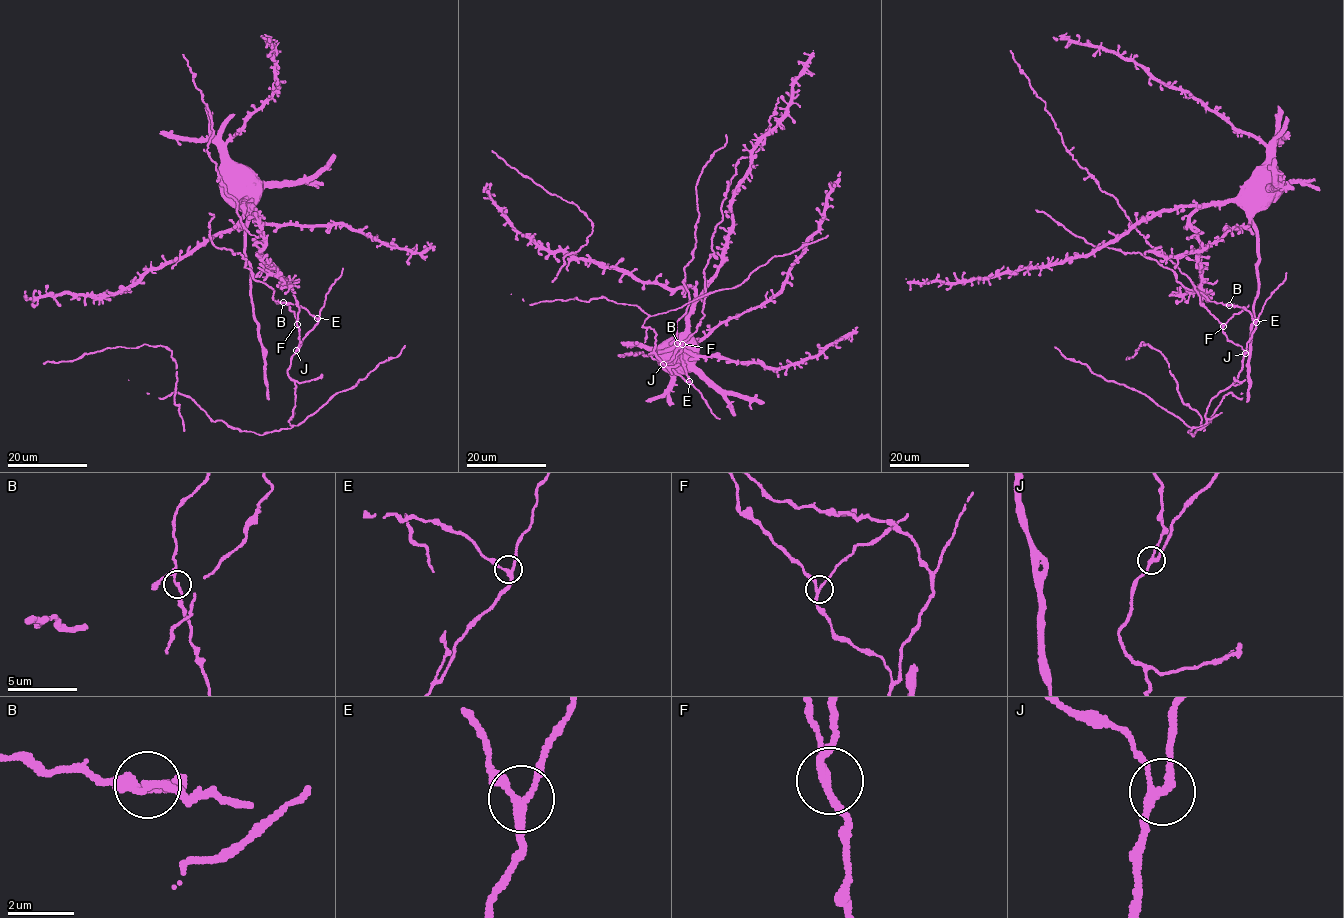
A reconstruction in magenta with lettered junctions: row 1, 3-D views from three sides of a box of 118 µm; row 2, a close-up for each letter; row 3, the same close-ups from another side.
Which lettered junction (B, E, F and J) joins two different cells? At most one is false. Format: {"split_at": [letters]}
{"split_at": ["F"]}

